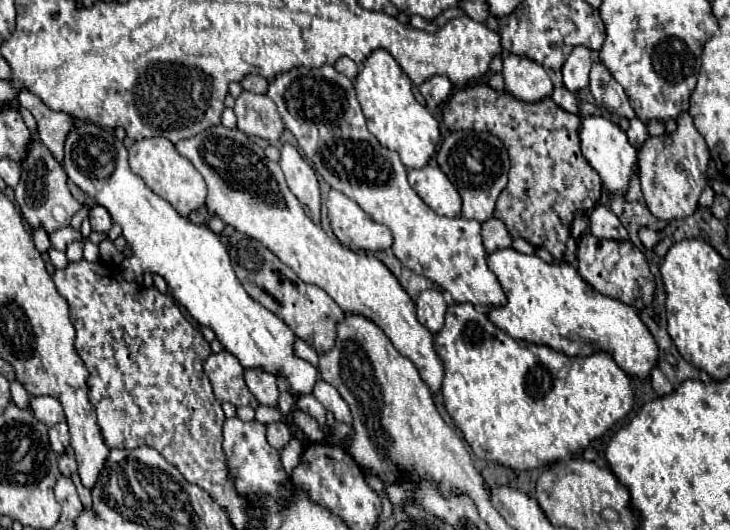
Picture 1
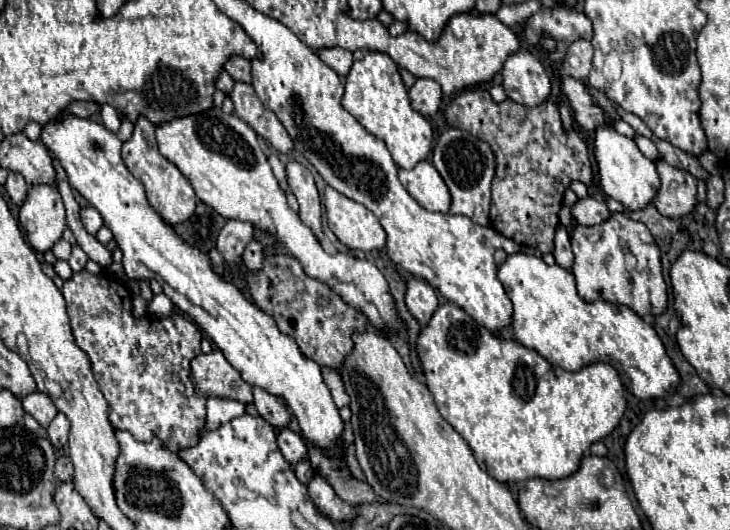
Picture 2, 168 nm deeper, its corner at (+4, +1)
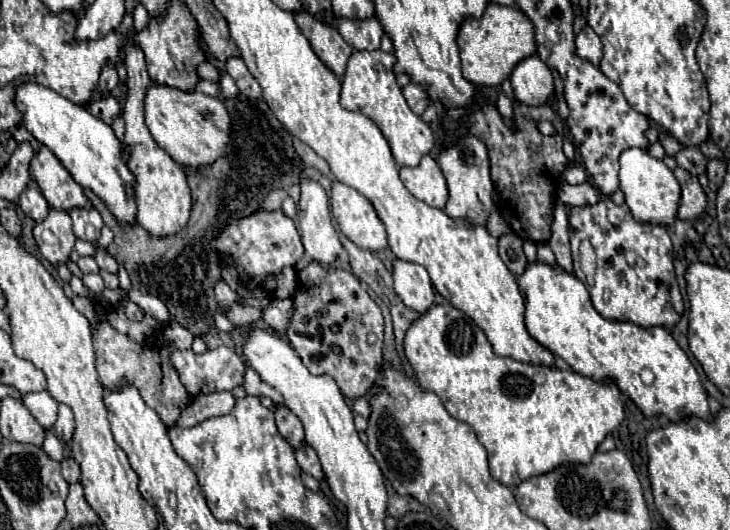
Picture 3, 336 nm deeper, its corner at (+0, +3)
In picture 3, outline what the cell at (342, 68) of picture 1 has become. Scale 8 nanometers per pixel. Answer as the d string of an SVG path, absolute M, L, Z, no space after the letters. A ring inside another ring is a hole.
M306 10L294 12L294 20L302 34L308 38L316 56L324 62L324 66L328 66L338 78L342 78L346 72L346 62L354 52L352 46L344 42L336 28L324 24L320 18L308 14Z

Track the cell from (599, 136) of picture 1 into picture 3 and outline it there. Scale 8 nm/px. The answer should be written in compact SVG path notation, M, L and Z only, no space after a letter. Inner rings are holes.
M628 148L620 156L620 190L626 194L626 204L632 210L634 218L642 224L670 226L678 214L680 202L680 184L674 172L658 158L652 158L640 148Z

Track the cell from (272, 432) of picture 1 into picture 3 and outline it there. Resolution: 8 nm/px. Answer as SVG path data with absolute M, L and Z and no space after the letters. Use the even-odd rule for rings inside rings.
M304 446L304 448L296 450L296 460L298 460L300 468L302 468L306 474L314 476L316 480L324 480L324 472L322 472L320 460L318 460L316 452L314 452L310 446Z

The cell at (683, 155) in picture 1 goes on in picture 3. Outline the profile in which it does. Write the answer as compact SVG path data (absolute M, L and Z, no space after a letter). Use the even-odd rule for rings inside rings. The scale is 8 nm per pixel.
M674 168L674 176L682 186L682 200L678 218L680 220L696 220L706 208L706 194L696 178L692 178L684 168Z

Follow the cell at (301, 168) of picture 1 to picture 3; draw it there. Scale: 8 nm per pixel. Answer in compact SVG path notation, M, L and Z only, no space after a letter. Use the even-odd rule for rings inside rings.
M304 178L302 184L302 196L300 196L300 212L298 212L298 218L300 218L300 236L302 236L302 242L304 242L304 256L298 260L296 264L296 270L304 270L308 264L312 262L318 262L318 264L332 264L338 254L342 252L342 242L338 238L338 232L334 230L332 226L332 220L330 220L330 208L328 208L328 196L324 192L324 188L314 182L314 180L308 180Z

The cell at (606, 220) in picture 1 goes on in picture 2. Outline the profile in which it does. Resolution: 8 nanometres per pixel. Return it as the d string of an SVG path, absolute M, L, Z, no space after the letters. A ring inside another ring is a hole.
M584 198L584 200L578 200L576 206L572 206L572 216L576 218L578 224L584 224L584 226L594 226L594 224L600 224L604 220L610 218L610 210L606 208L604 202L598 202L596 198Z

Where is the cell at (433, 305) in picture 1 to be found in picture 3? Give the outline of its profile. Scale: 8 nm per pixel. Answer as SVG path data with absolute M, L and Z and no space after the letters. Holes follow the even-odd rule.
M396 258L392 262L394 290L400 300L416 312L426 312L434 304L434 286L424 266Z

